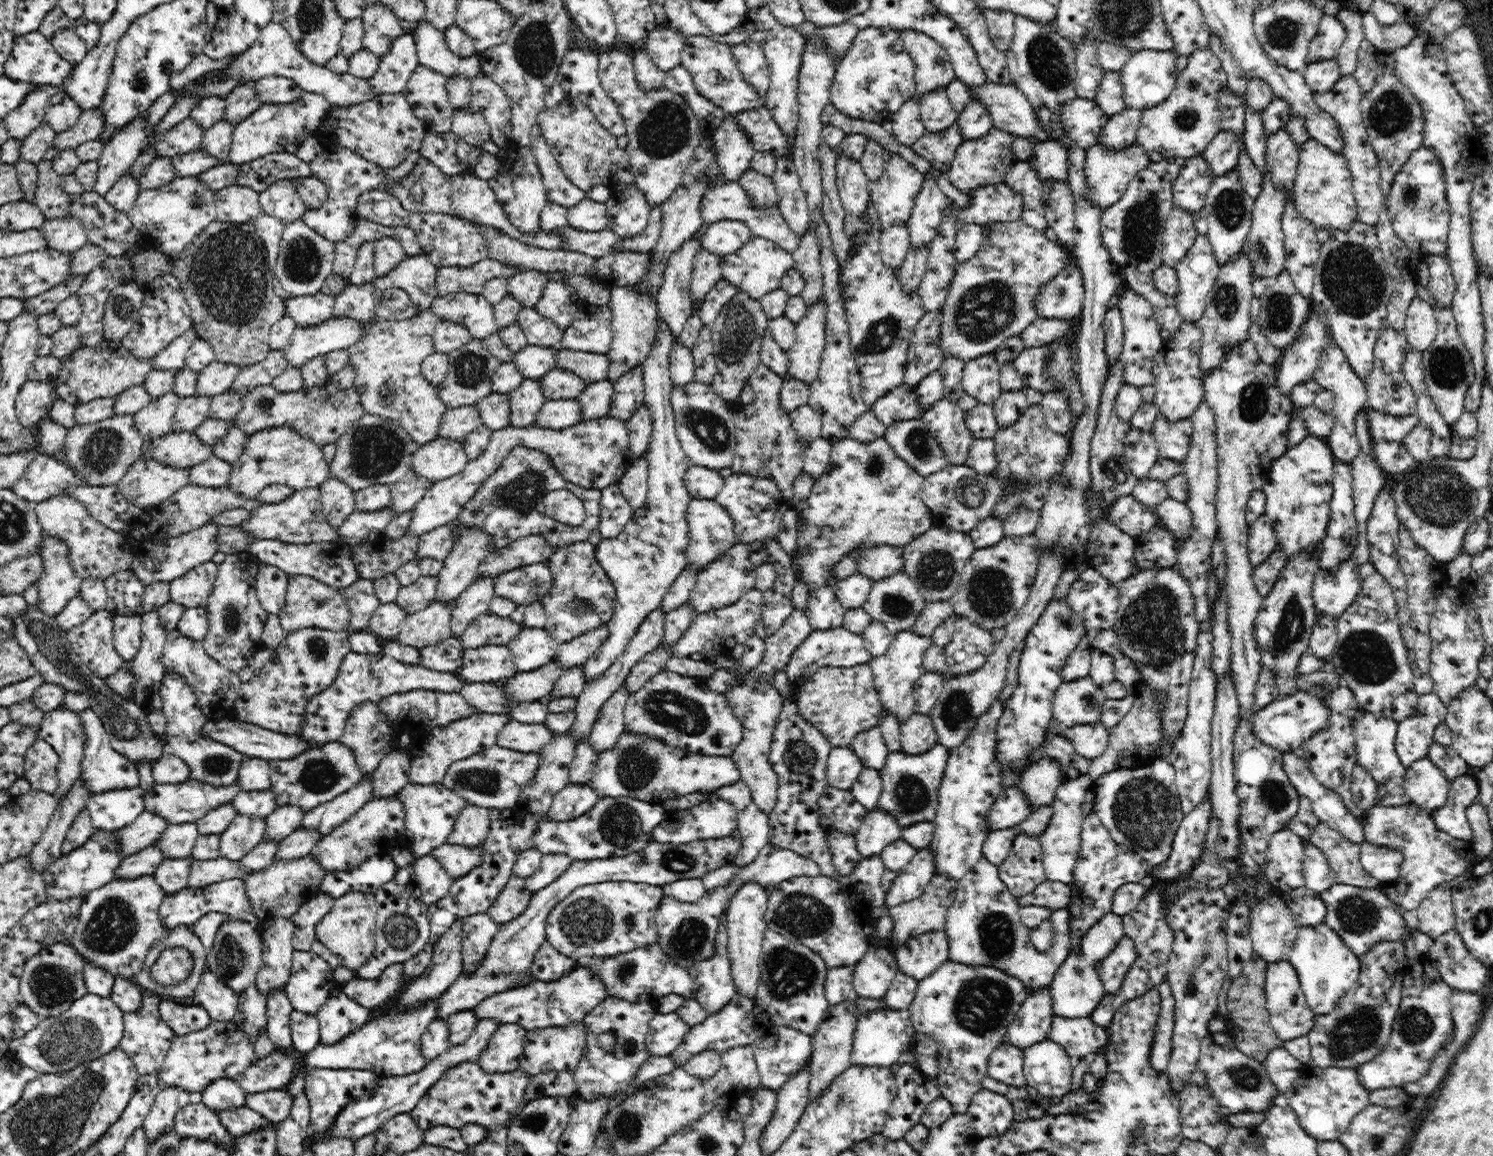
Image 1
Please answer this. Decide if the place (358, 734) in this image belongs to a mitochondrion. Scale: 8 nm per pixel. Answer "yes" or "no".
no

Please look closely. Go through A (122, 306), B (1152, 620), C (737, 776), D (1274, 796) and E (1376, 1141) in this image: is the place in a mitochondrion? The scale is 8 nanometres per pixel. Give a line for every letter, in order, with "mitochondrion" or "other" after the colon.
A: mitochondrion
B: mitochondrion
C: other
D: mitochondrion
E: mitochondrion

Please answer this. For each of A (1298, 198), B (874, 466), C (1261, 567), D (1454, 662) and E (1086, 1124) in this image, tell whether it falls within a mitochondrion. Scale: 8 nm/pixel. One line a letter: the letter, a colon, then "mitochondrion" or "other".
A: other
B: mitochondrion
C: other
D: mitochondrion
E: other

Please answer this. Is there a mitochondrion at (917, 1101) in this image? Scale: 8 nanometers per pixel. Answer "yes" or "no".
no

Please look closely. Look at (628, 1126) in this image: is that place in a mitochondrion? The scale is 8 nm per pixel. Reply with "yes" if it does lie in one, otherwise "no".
yes

